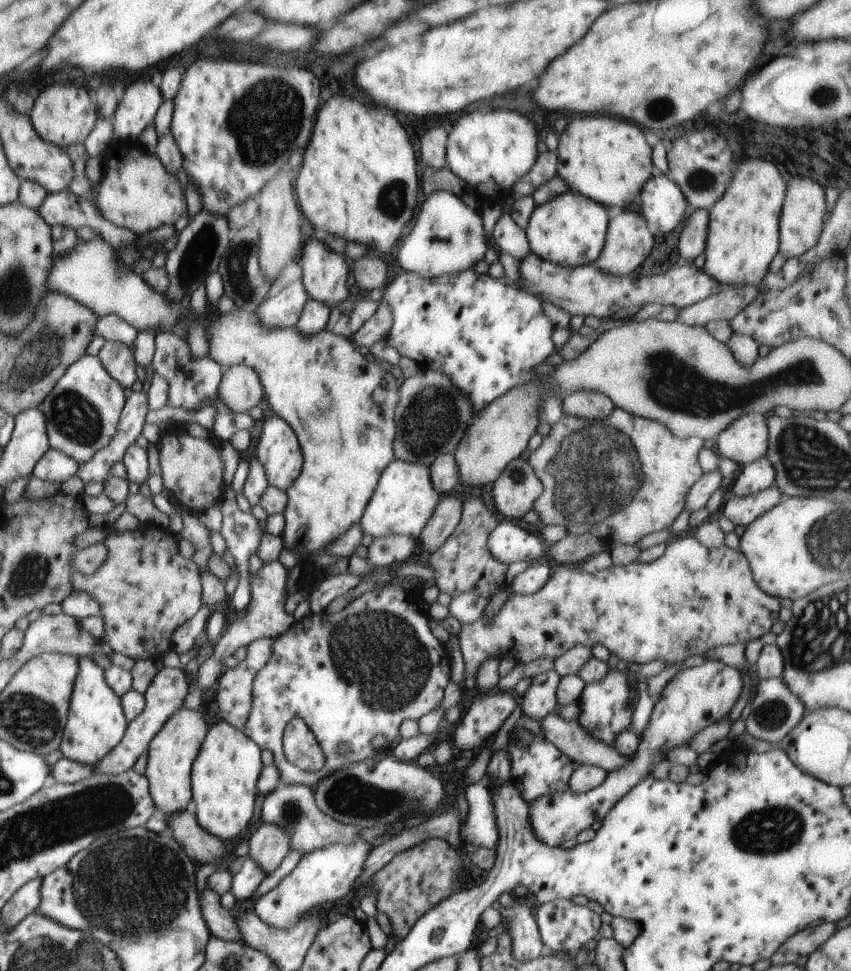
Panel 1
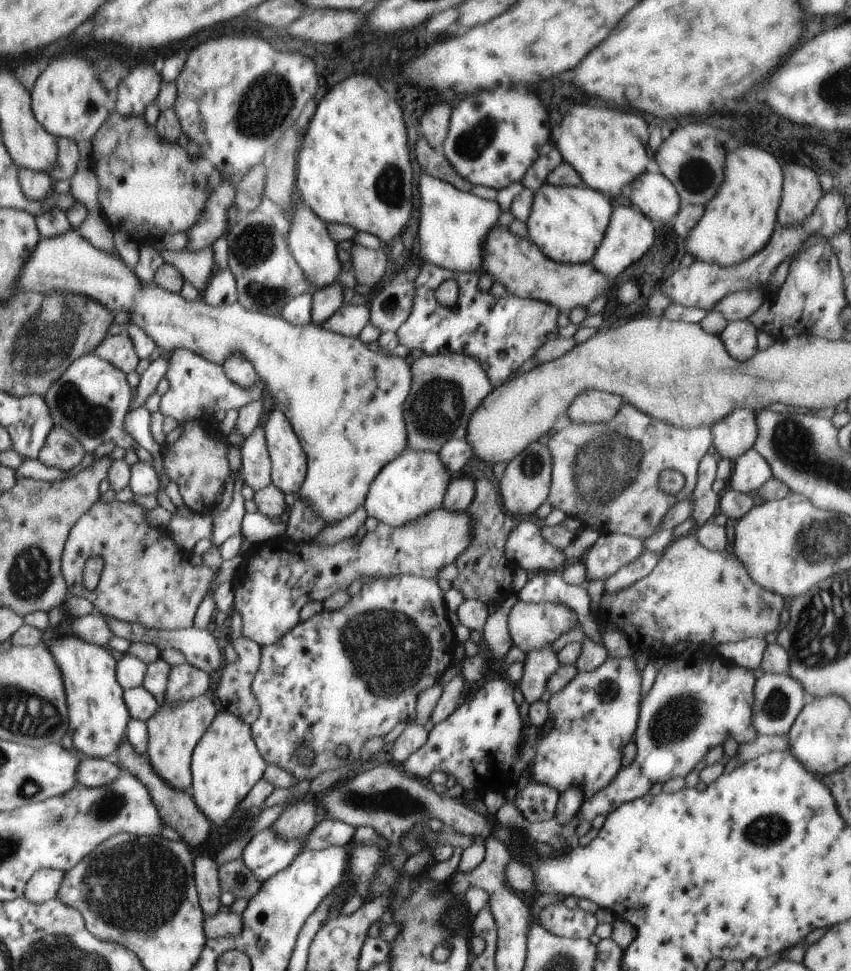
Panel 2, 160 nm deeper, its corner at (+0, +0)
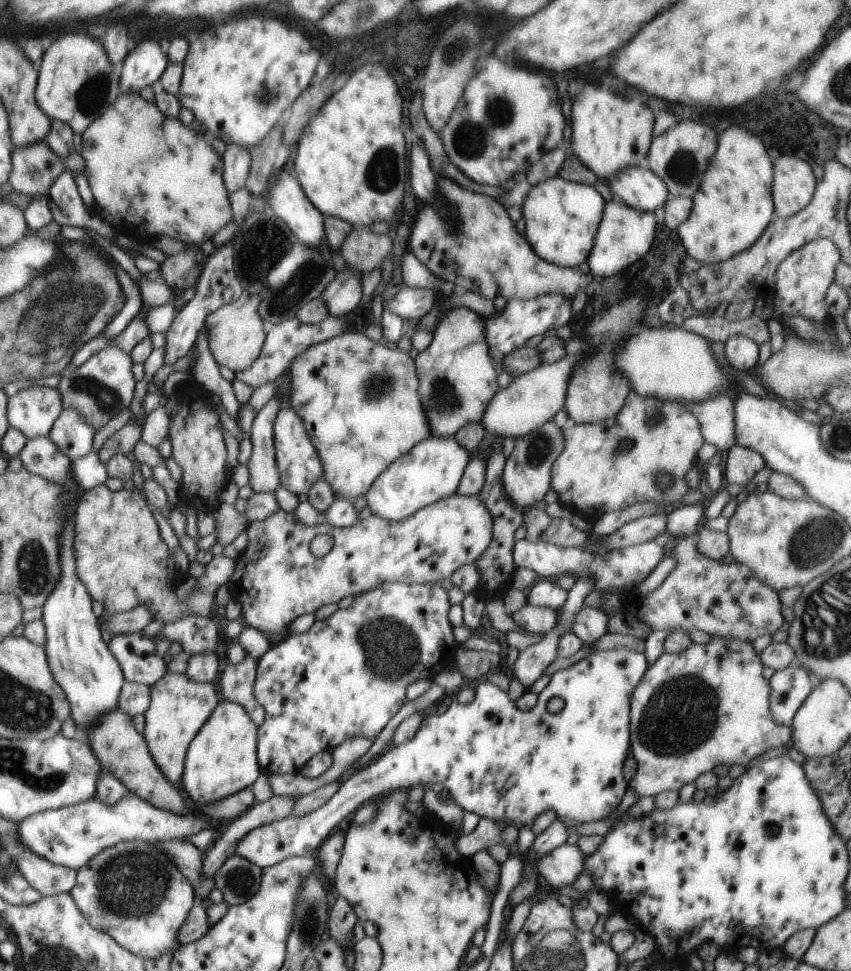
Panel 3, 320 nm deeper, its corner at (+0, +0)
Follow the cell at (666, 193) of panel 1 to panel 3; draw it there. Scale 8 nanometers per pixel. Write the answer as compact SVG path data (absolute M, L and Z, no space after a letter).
M634 165L608 180L614 198L639 211L653 212L670 198L666 183L652 169Z

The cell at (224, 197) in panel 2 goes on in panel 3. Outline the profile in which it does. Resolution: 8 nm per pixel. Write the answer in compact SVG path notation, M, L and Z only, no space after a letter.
M228 145L223 154L223 181L227 191L232 193L245 186L251 167L249 149L240 145Z

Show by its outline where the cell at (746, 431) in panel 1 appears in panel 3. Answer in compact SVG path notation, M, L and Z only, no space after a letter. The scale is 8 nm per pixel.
M720 393L709 402L703 400L685 408L698 419L705 442L714 444L718 452L736 445L733 400L728 394Z

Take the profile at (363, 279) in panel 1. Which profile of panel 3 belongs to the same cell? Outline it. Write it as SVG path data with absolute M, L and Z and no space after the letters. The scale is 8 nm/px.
M370 227L354 229L346 239L342 241L340 250L346 260L346 264L360 274L370 272L375 268L380 268L384 257L392 250L392 235L374 233Z

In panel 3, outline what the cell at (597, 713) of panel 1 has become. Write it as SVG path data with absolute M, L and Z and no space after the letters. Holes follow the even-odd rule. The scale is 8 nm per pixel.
M634 646L621 647L618 649L612 649L607 651L599 651L591 653L585 656L582 660L574 663L565 669L558 670L554 675L551 676L549 685L545 687L539 694L537 694L536 704L527 711L521 711L508 697L508 693L502 691L498 686L489 683L488 681L479 684L475 690L475 696L472 702L469 704L462 704L457 699L458 690L455 691L454 695L456 699L453 699L448 706L448 709L443 714L434 714L433 716L426 716L423 718L420 728L416 731L416 734L407 741L400 743L398 746L394 745L385 754L379 755L371 763L358 767L355 771L350 772L338 789L338 792L332 796L332 798L321 806L309 812L301 817L286 817L279 821L274 821L254 830L251 830L238 842L235 846L235 854L249 860L252 864L258 865L261 869L266 869L269 866L274 866L276 863L282 862L285 858L291 856L299 857L310 857L314 855L317 848L337 830L340 822L346 820L346 816L350 816L356 808L358 809L360 804L367 804L375 798L386 795L387 793L397 791L398 789L404 788L409 790L413 786L424 786L430 788L432 784L444 784L445 788L452 792L453 801L458 804L463 810L468 812L474 812L481 818L490 818L496 825L506 824L514 825L516 828L532 828L534 821L542 814L548 811L554 811L558 819L563 821L567 828L574 831L575 827L579 827L584 823L593 823L596 821L603 821L607 819L622 802L622 797L626 794L629 784L624 778L624 763L628 754L628 749L631 748L630 742L630 709L632 706L632 694L635 686L639 684L640 679L644 676L644 673L648 670L648 662L643 652L637 652L634 650ZM555 696L562 698L564 701L564 707L558 713L550 713L546 709L546 705L549 700L552 700Z

